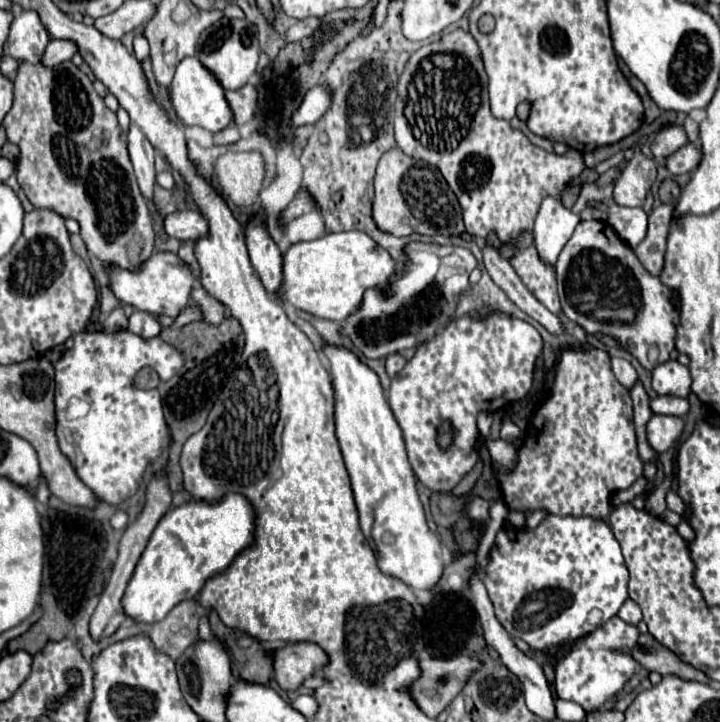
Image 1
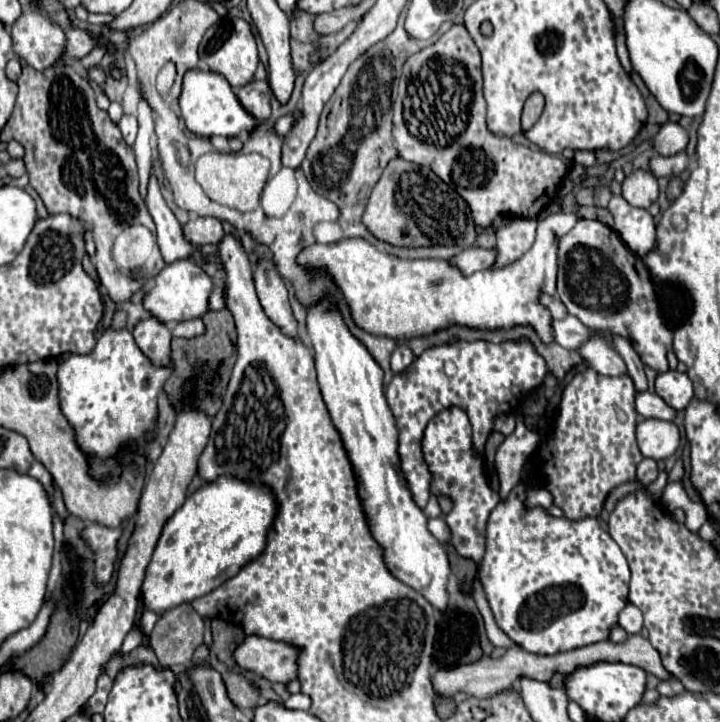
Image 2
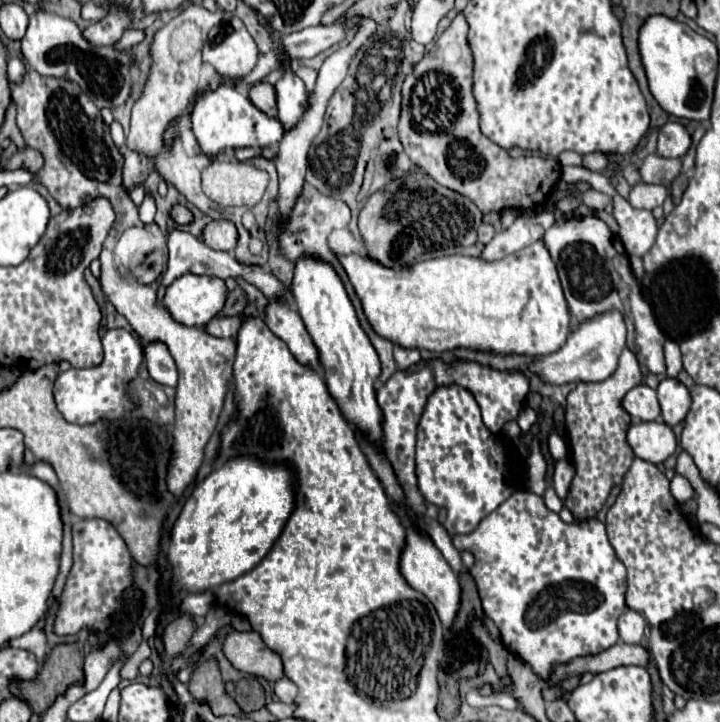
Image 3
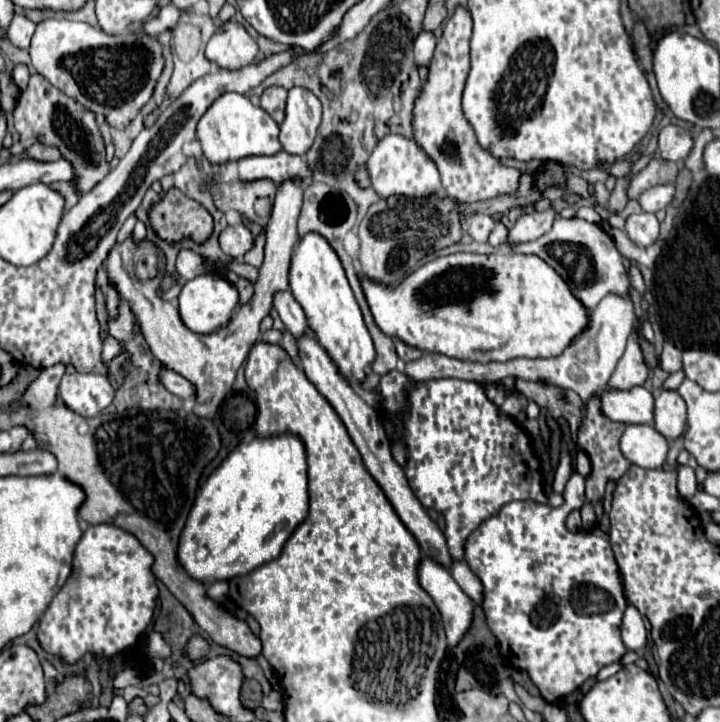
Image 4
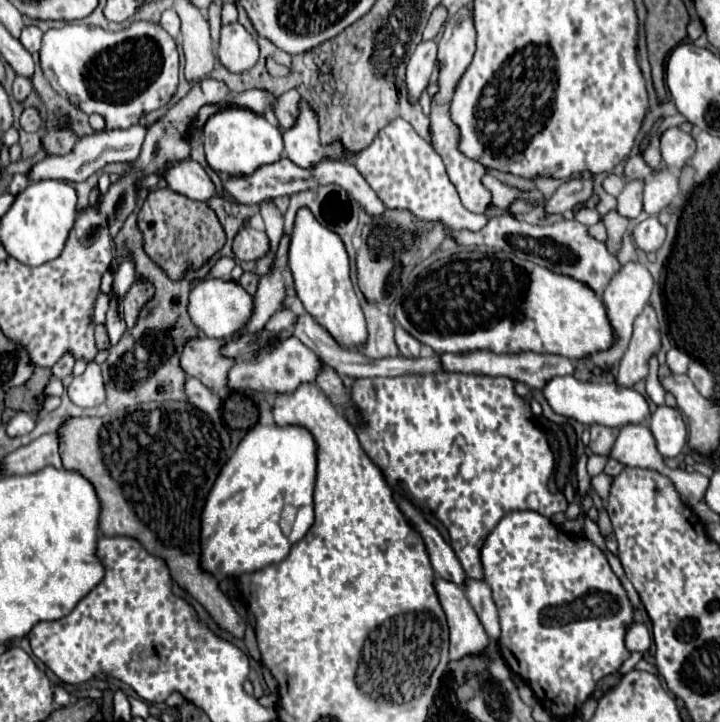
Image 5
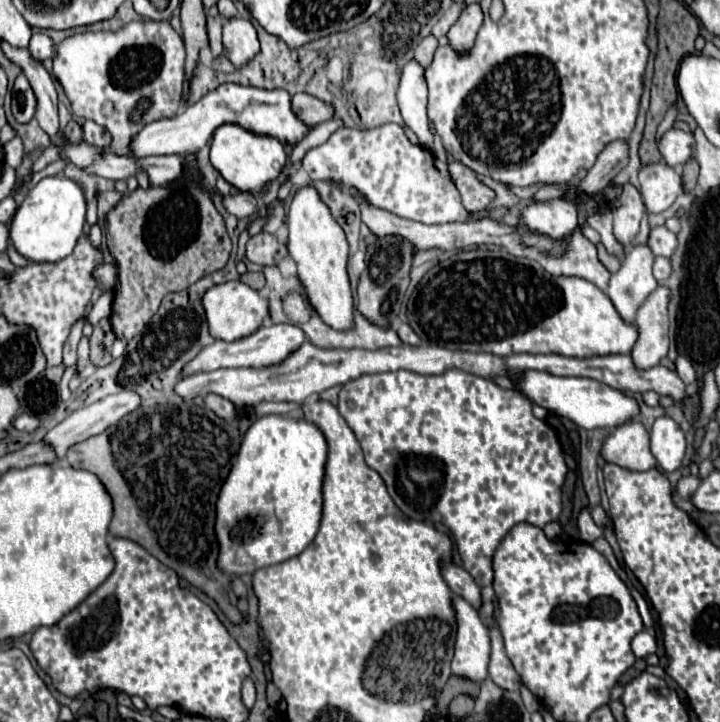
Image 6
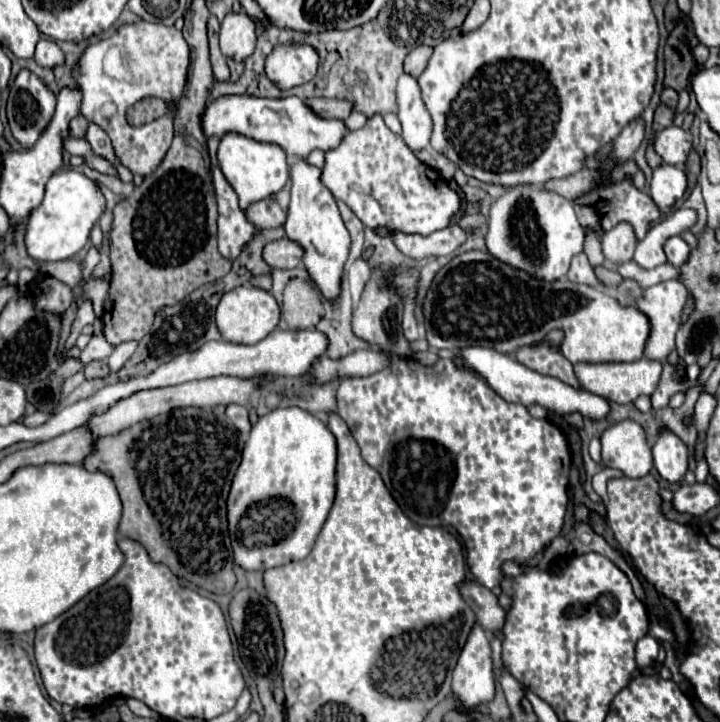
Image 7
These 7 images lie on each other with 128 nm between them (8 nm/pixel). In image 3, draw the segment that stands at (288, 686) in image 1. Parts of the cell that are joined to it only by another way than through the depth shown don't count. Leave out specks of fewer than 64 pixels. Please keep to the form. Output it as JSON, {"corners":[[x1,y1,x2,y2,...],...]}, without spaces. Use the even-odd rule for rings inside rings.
{"corners":[[232,632,224,642,224,654,232,662,234,668,238,668,242,672,248,672,252,676,258,676,258,678,266,678,268,682,276,682,276,680,280,680,284,676,280,654,270,650,264,644,264,640,260,638,258,632]]}

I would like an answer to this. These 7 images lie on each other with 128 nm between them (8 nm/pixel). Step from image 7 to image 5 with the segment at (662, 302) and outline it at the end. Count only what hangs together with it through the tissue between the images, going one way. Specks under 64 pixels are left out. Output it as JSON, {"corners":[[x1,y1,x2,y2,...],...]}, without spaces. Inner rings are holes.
{"corners":[[646,306,634,320,634,334,616,368,616,384,634,386,648,376,648,360,660,348,660,326,652,306]]}

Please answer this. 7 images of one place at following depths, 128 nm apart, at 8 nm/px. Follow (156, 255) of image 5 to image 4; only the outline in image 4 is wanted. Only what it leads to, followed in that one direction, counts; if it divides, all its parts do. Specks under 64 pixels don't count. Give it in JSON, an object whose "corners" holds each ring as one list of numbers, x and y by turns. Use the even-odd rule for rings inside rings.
{"corners":[[168,190,150,212,150,224,160,238,174,242,190,236,204,242,212,234,212,216,180,190]]}

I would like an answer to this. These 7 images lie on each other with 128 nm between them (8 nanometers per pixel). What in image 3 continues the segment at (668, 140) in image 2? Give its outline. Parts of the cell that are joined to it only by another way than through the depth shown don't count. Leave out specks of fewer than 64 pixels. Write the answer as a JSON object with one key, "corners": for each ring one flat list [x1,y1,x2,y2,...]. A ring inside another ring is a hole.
{"corners":[[668,122,658,130,658,154,664,158,680,158,690,148,690,134,678,122]]}

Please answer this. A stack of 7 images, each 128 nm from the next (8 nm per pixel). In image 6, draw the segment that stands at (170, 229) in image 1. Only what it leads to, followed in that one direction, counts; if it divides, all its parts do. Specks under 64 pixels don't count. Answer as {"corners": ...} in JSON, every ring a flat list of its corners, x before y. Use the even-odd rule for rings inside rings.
{"corners":[[260,232,256,236,252,236,246,242,246,258,250,262,262,264,262,266,272,266,278,264,284,256,288,254,286,246,280,244,276,240,276,236,268,234,268,232]]}

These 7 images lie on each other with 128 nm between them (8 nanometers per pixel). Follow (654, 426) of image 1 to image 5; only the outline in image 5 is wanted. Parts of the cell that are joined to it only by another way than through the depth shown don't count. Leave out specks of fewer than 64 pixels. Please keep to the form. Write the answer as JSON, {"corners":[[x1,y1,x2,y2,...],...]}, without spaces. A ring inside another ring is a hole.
{"corners":[[628,424,620,430,620,436,612,448,612,458,622,462,624,466,648,468,662,472,668,468,660,452,656,452,656,440,648,426,644,424]]}

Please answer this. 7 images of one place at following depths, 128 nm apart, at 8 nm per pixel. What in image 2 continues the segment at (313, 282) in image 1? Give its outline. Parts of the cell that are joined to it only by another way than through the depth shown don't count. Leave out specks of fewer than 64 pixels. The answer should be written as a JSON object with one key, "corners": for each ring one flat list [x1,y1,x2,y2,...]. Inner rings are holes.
{"corners":[[572,212,548,214,538,220,538,236,534,246,512,266,494,268,474,272,472,276,464,278,452,264,446,260,404,260,386,252,380,252,374,244,364,238,342,238,334,244,312,244,300,252,296,262,302,268,310,270,326,270,332,282,340,288,354,324,370,334,382,334,394,340,404,340,412,336,426,336,448,324,464,324,470,328,508,328,508,326,524,326,532,324,538,336,548,344,552,340,552,316,540,304,538,294,544,290,548,294,556,292,556,254,560,236,570,232,576,224,578,216]]}

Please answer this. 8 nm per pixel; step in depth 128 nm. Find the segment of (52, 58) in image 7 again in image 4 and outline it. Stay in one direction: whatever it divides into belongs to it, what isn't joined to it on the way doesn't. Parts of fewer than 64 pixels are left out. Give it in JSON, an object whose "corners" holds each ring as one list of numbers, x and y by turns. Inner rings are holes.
{"corners":[[16,12,12,18,12,24,6,28,6,36,14,46,28,48,32,34,34,34,34,28,36,28,36,24,32,20,28,20,22,12]]}

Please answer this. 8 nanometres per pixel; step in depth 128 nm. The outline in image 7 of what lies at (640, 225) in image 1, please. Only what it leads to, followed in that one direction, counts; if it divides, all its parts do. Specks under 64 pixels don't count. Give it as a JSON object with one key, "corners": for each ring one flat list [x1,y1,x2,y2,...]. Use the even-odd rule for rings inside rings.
{"corners":[[672,236,664,242,664,254,666,254,670,264,680,268,686,262,688,254,690,254,690,246,680,236]]}

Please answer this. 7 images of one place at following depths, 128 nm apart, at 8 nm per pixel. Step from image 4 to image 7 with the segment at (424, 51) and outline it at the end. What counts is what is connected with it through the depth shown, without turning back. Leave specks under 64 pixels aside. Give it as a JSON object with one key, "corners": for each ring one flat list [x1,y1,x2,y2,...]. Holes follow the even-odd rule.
{"corners":[[402,74,396,90,398,100,398,118,402,124,402,138,412,150,428,148,432,136,432,118,424,108,424,100,420,96,420,86,414,76]]}

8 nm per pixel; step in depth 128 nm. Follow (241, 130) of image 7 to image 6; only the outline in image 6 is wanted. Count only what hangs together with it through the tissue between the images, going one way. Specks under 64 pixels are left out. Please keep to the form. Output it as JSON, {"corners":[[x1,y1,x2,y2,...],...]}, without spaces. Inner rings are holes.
{"corners":[[222,84,220,88,202,96,196,104,176,112,176,116,146,124,132,138,130,152,138,158,152,156,152,154,198,152,202,146,206,146,210,142,210,138,218,126,230,124,230,122,236,122,254,134,274,136,274,138,278,138,282,142,290,142,290,144,300,142,308,134,308,126,304,122,300,122,296,118,296,114,292,112,290,94,286,90,262,90,262,88,240,86,240,84]]}

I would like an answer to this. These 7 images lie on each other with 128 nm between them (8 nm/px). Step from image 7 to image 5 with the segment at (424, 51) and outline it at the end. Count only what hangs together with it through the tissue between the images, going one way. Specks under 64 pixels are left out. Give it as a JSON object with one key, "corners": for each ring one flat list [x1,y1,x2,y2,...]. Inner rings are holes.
{"corners":[[442,4,432,10,432,16,430,16,430,20,426,24,426,30,424,30,424,40,434,40,436,38,436,34,442,28,442,24,446,22,446,16,448,14,446,14,446,8]]}

